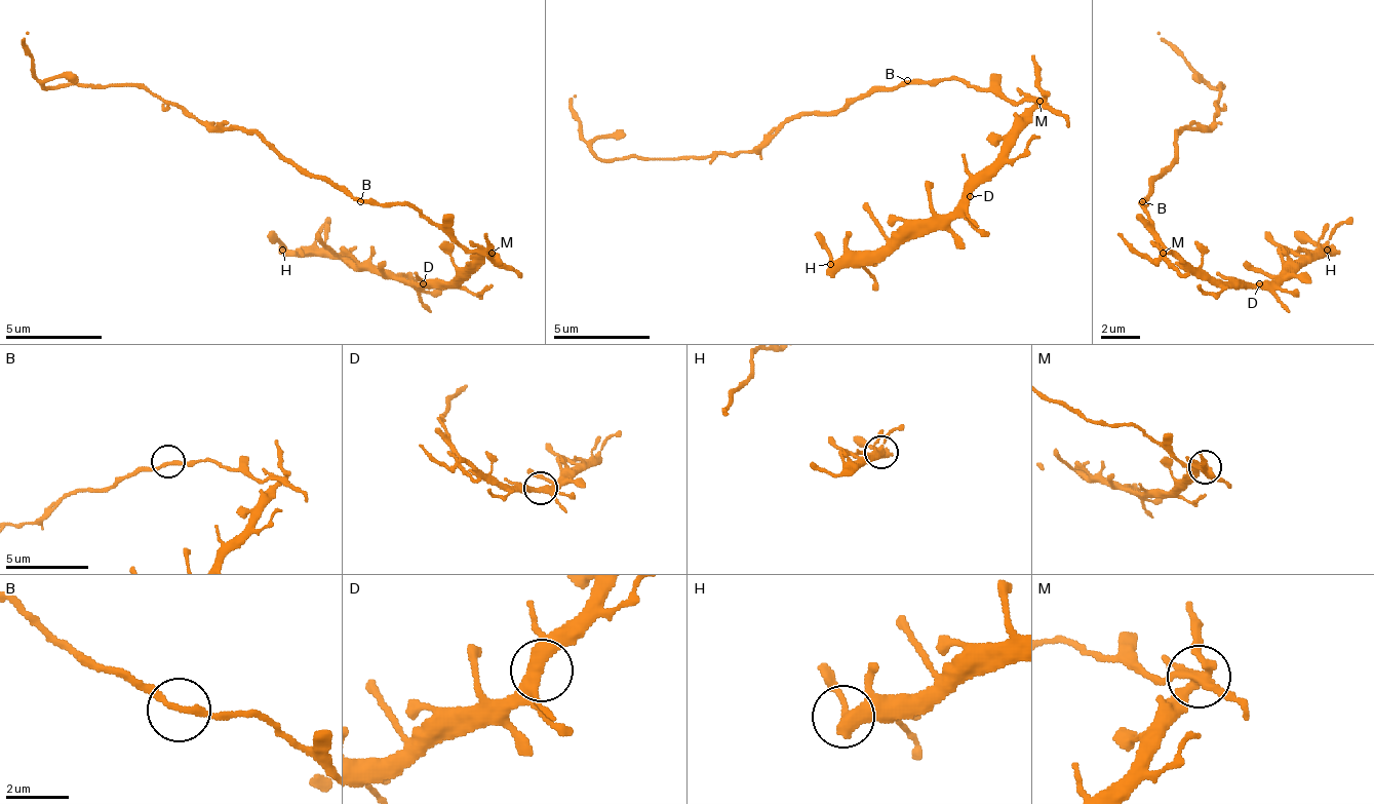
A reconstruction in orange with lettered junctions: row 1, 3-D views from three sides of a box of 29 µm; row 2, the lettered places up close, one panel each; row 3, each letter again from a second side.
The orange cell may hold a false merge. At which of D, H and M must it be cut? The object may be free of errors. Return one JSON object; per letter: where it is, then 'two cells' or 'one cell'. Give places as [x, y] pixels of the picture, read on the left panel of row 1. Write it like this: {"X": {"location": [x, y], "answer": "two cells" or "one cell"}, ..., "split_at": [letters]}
{"D": {"location": [423, 283], "answer": "one cell"}, "H": {"location": [282, 250], "answer": "one cell"}, "M": {"location": [492, 253], "answer": "two cells"}, "split_at": ["M"]}

